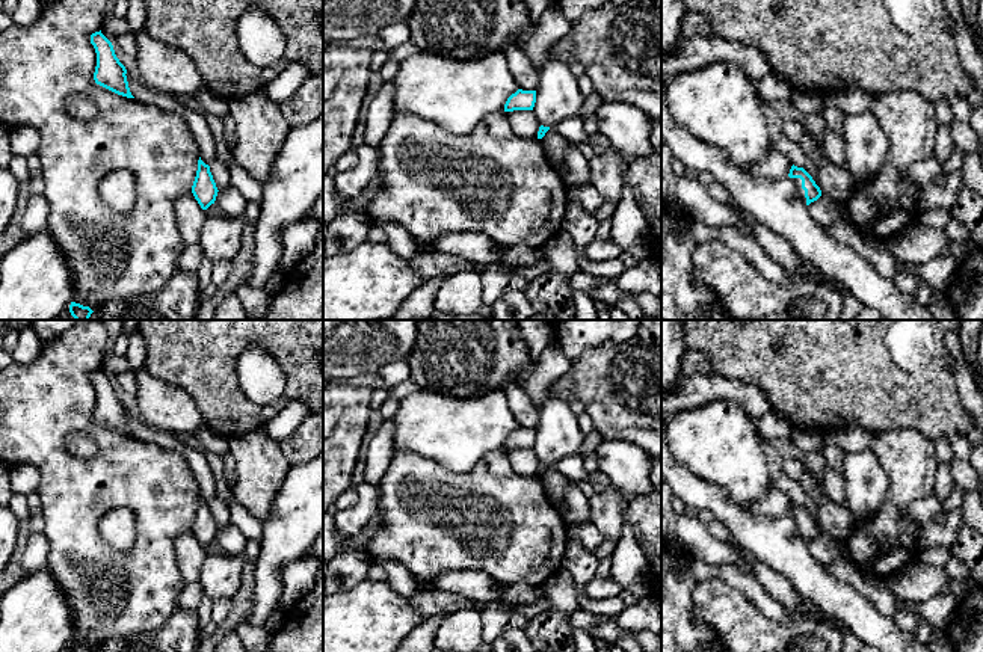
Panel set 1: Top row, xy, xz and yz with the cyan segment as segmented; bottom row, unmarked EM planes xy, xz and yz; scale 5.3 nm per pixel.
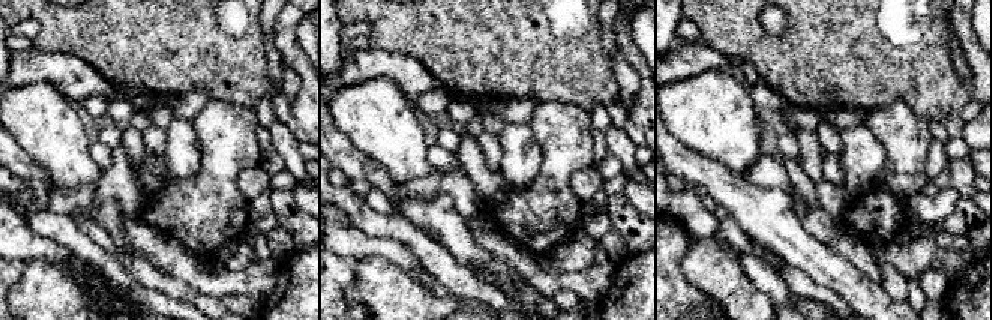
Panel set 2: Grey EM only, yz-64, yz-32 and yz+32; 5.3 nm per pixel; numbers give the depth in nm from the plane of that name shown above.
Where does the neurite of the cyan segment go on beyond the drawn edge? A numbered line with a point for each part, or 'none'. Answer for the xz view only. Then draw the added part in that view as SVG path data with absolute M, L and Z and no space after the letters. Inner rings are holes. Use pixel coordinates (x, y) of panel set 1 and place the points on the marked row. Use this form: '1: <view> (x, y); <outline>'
none

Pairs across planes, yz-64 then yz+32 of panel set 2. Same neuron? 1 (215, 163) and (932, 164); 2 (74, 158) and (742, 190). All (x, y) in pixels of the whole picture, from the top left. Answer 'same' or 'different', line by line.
1: different
2: different

